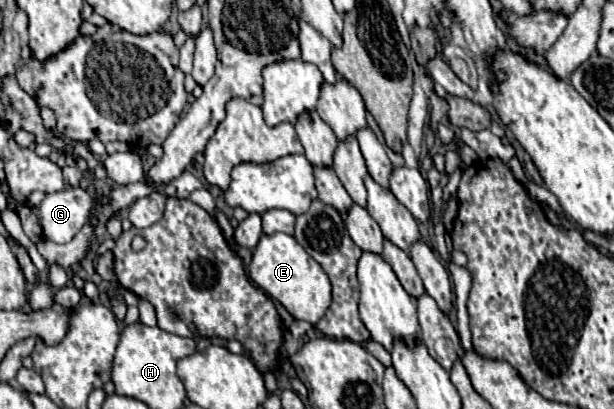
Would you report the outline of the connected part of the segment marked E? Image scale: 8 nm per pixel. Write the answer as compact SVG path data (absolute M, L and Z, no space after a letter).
M286 233L264 235L260 239L252 255L250 279L266 295L280 301L294 319L302 319L312 325L324 317L326 309L332 303L332 285L328 275L322 271L322 267L318 267L318 263L314 263L314 259L310 259L310 255L306 255L302 247L298 247L296 239Z

